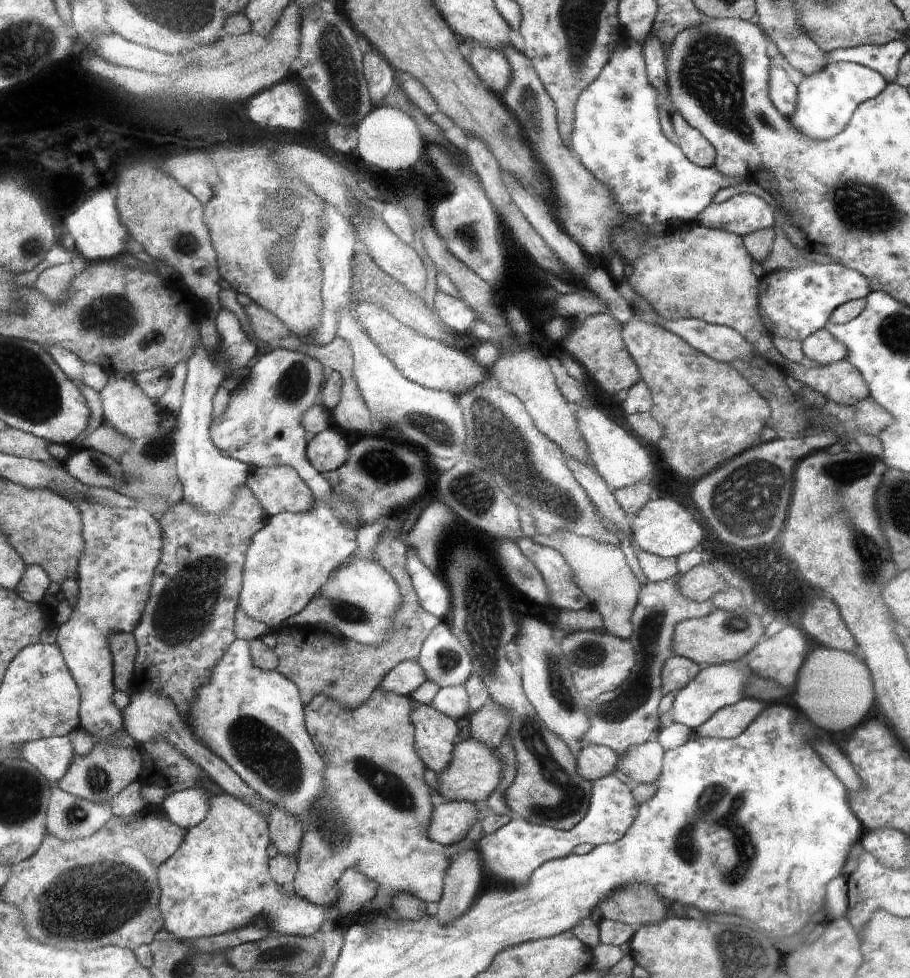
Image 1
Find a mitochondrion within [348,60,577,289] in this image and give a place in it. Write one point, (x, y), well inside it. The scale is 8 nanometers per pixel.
(528, 99)

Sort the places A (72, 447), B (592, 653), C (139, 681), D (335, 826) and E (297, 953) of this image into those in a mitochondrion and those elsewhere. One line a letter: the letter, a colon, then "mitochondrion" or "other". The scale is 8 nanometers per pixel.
A: other
B: mitochondrion
C: other
D: mitochondrion
E: mitochondrion

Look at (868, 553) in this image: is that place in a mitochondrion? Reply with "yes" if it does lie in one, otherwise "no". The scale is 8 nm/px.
yes

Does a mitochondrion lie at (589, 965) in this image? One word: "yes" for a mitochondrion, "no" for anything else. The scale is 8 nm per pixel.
no

